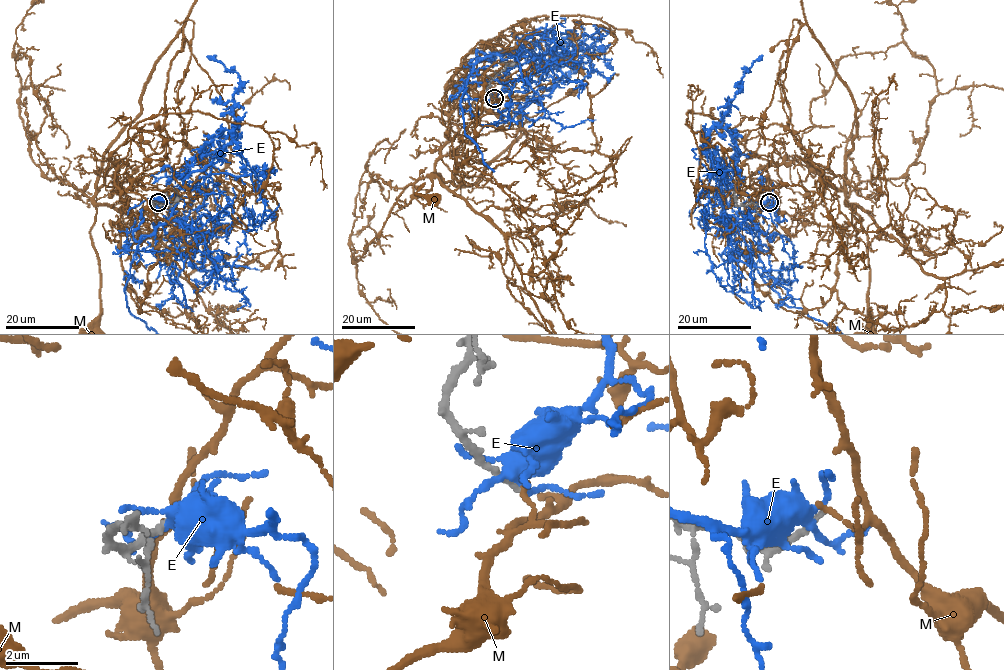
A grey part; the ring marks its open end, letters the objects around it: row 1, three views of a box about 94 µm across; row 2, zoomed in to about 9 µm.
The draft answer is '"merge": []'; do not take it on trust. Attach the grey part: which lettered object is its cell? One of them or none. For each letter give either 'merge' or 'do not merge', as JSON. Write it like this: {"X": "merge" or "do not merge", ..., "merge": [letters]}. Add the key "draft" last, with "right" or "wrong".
{"E": "do not merge", "M": "do not merge", "merge": [], "draft": "right"}

